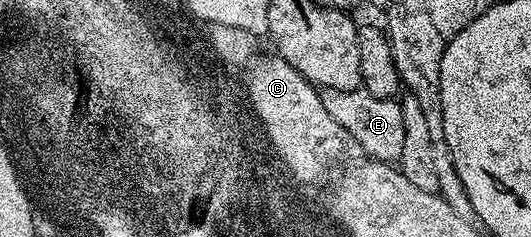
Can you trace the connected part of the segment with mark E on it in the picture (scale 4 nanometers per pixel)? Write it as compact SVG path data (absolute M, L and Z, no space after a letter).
M364 89L356 91L327 91L321 92L324 109L329 115L344 125L351 140L363 151L363 156L379 163L393 164L400 157L400 149L404 147L404 113L398 99L381 99L372 97Z

